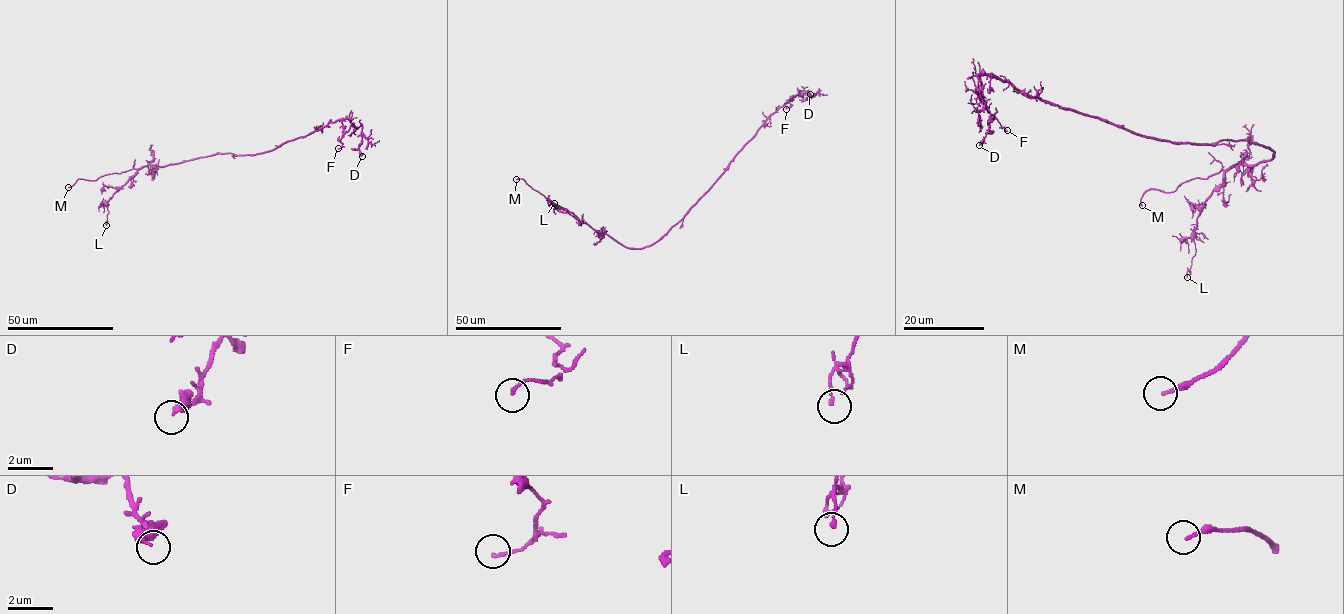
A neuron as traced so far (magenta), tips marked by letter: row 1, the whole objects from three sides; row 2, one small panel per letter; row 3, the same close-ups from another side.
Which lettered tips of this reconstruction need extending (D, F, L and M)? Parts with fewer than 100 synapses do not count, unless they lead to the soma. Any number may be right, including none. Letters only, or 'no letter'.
M

